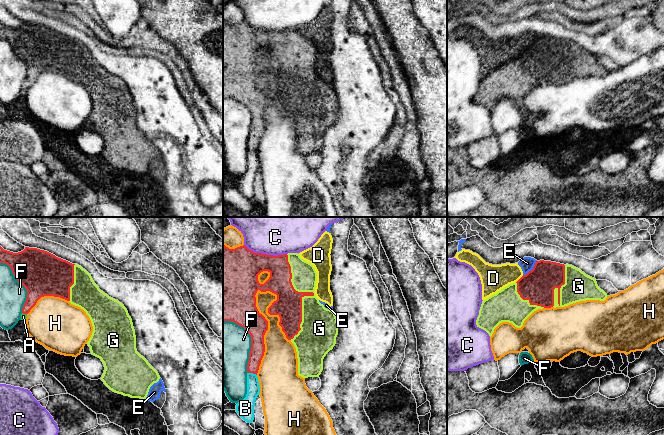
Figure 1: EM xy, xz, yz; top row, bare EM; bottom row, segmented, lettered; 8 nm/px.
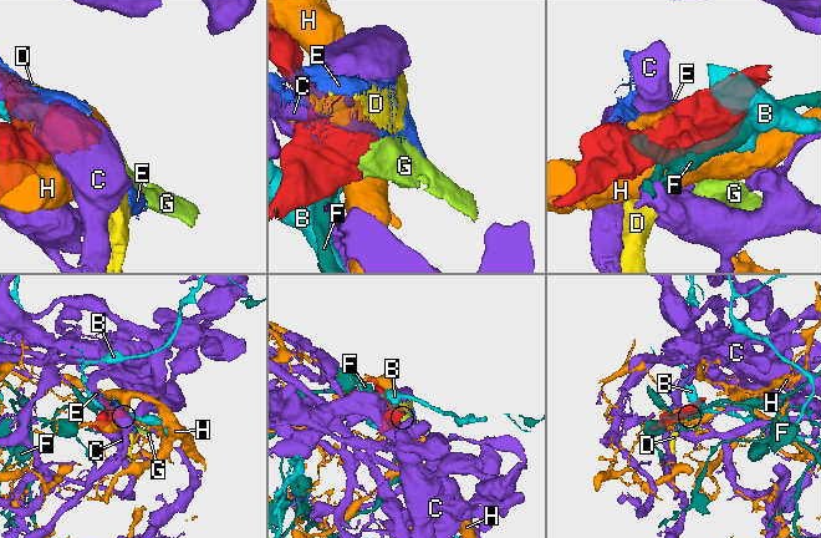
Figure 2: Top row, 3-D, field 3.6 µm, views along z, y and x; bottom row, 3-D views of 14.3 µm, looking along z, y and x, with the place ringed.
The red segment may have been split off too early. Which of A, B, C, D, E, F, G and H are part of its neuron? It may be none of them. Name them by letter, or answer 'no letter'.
G

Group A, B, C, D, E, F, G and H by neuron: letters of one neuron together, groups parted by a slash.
A B / C / D E / F / G / H

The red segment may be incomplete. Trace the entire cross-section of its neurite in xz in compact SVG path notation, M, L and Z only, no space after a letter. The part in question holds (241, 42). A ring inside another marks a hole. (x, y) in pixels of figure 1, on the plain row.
M223 21L223 98L231 97L248 107L251 112L251 126L249 129L249 137L247 140L247 149L258 149L261 136L265 128L264 111L268 106L268 97L259 89L256 83L256 69L270 67L277 71L277 76L268 84L270 91L278 91L280 93L279 101L285 109L286 114L290 116L297 128L298 134L298 151L303 154L319 153L323 146L323 135L326 130L333 125L336 120L338 111L338 98L335 89L324 83L315 71L317 58L317 48L314 42L303 36L297 29L288 29L284 31L266 31L255 29L246 22L240 22L235 25L229 25ZM268 47L269 55L260 60L258 51Z

